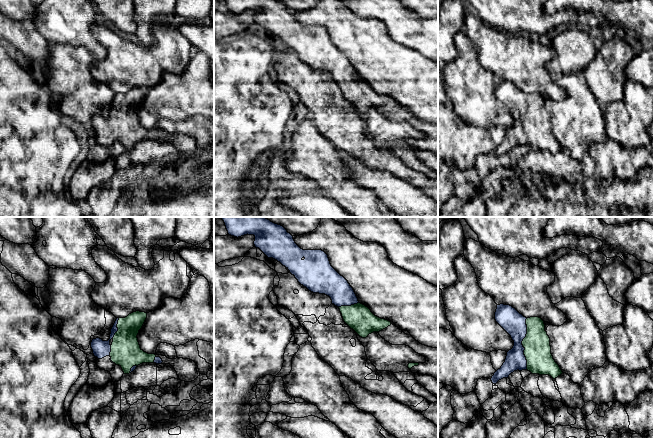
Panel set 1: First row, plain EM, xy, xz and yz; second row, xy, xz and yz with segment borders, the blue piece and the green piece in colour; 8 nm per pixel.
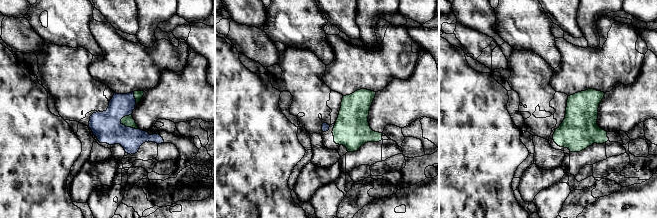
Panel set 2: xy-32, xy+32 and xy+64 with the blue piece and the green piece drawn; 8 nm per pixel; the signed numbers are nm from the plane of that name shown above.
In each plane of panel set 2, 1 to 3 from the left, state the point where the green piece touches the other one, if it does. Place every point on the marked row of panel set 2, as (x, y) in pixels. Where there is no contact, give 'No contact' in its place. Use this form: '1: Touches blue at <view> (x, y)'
1: Touches blue at xy-32 (128, 127)
2: No contact
3: No contact

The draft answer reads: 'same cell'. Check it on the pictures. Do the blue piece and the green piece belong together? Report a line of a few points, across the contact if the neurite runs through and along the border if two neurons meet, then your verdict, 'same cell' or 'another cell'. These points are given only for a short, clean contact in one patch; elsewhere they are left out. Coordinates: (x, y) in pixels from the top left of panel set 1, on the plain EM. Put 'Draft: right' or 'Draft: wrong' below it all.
same cell
Draft: right

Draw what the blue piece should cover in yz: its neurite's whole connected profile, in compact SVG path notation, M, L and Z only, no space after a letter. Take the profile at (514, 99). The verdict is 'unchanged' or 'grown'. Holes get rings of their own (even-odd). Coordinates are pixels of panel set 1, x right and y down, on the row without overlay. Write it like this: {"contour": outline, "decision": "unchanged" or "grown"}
{"contour": "M497 81L495 88L496 98L511 112L514 122L507 128L505 138L491 154L496 160L503 154L508 154L514 147L528 146L532 150L549 151L553 155L563 148L551 130L550 114L545 107L544 97L539 93L526 94L510 81Z", "decision": "grown"}

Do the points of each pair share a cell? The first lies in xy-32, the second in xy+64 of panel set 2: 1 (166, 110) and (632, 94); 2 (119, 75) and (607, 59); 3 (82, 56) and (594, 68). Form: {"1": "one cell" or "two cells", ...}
{"1": "one cell", "2": "one cell", "3": "two cells"}

